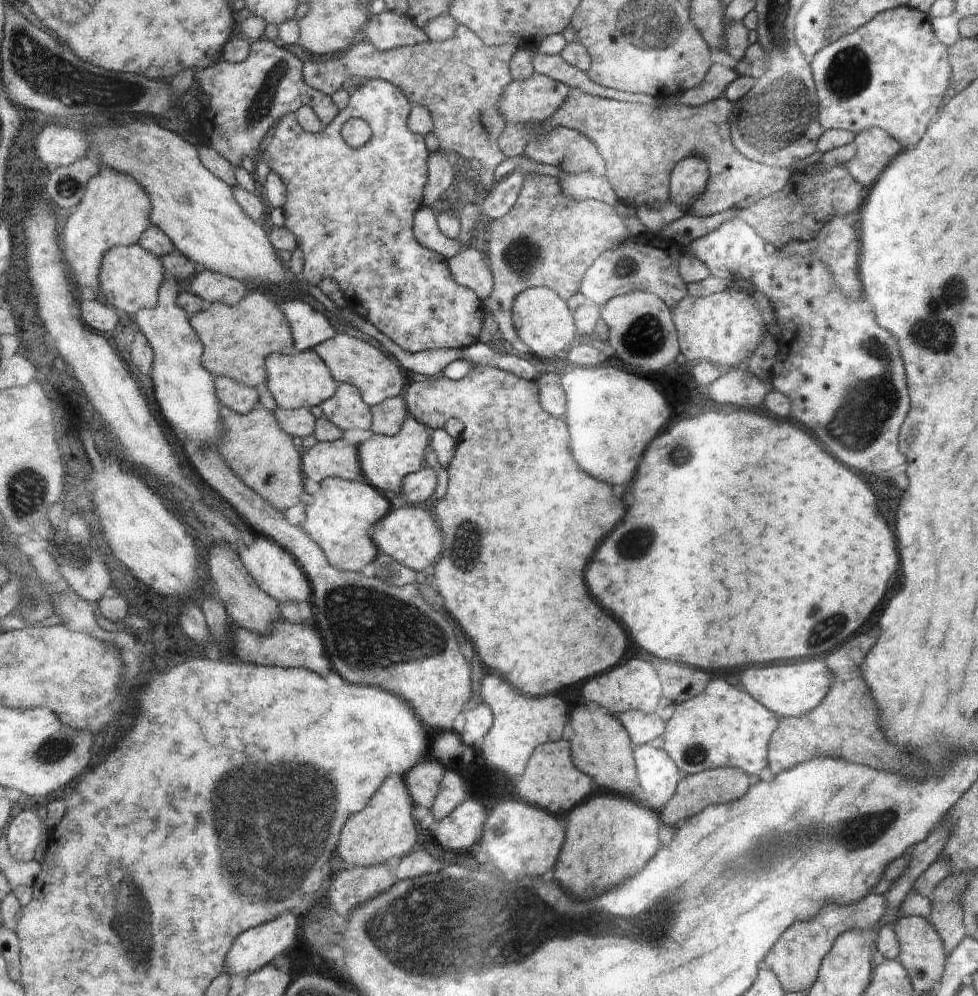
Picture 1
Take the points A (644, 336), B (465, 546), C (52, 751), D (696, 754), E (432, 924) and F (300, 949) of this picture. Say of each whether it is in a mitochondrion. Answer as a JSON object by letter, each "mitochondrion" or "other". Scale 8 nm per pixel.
{"A":"mitochondrion","B":"mitochondrion","C":"mitochondrion","D":"mitochondrion","E":"mitochondrion","F":"other"}

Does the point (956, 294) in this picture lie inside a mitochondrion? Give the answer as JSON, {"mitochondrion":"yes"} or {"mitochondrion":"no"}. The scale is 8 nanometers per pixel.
{"mitochondrion":"yes"}

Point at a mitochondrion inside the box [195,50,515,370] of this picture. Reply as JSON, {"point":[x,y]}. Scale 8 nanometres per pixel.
{"point":[262,103]}

